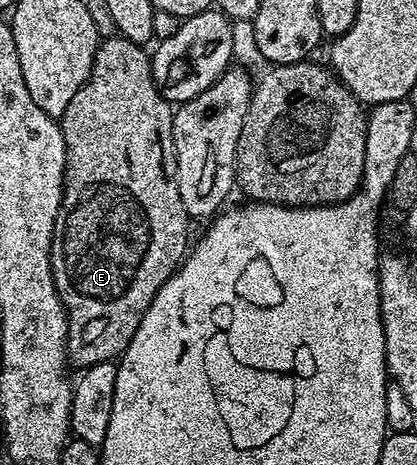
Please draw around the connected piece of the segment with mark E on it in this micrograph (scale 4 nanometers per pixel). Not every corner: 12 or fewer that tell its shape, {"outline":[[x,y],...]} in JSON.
{"outline":[[99,43],[61,119],[67,357],[129,348],[189,253],[152,55]]}

